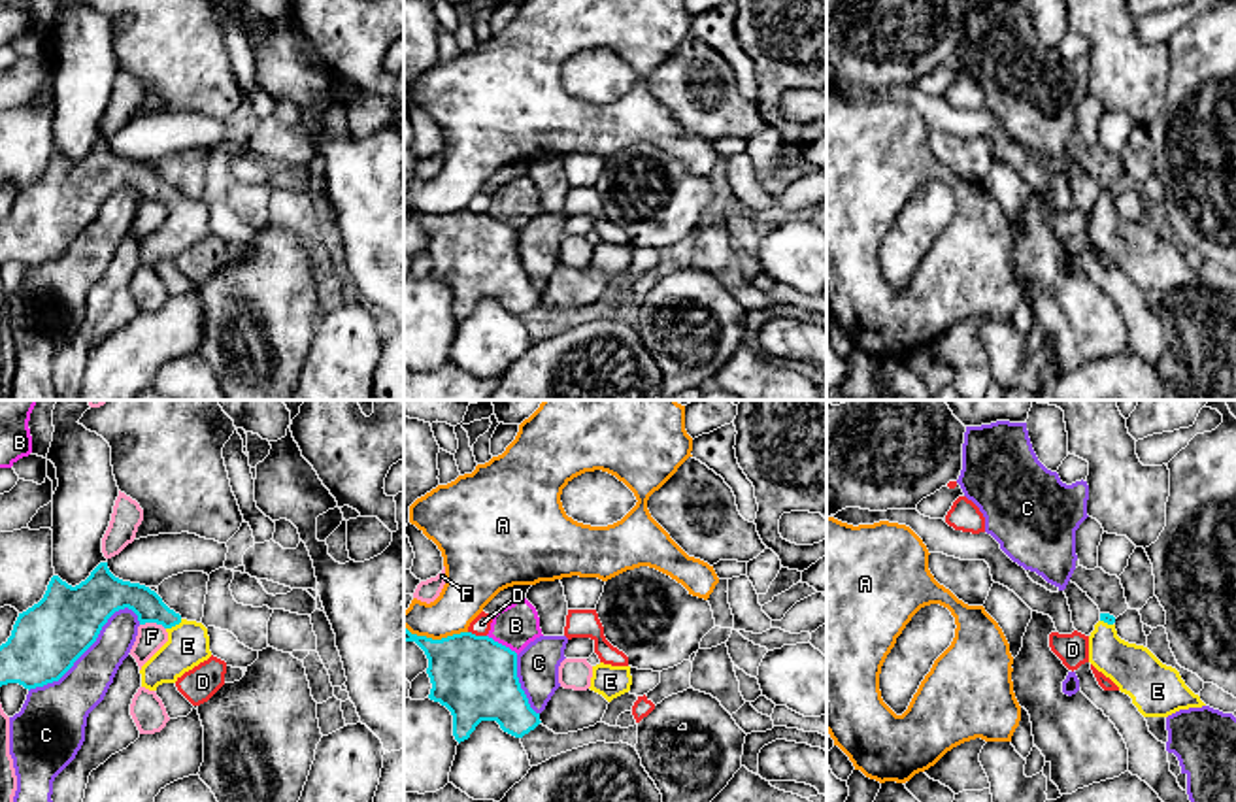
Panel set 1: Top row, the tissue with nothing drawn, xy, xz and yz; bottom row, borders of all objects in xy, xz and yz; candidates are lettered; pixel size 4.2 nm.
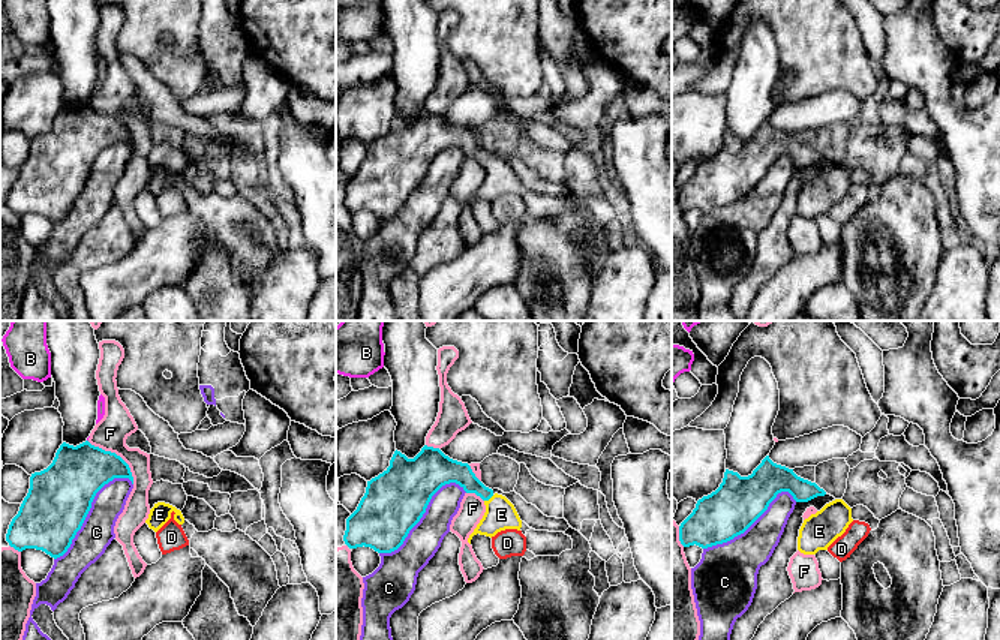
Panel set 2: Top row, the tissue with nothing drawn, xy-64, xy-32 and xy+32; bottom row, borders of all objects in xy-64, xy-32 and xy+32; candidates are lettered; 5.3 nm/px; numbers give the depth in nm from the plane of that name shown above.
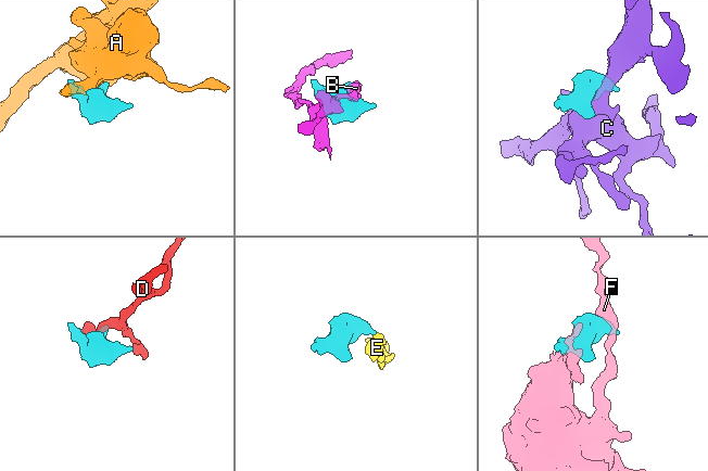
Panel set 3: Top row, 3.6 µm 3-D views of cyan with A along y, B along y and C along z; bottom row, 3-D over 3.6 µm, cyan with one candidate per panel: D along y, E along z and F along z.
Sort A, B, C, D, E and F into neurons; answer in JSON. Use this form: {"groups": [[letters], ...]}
{"groups": [["A"], ["B"], ["C"], ["D"], ["E"], ["F"]]}

